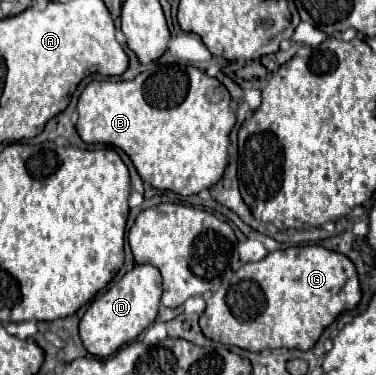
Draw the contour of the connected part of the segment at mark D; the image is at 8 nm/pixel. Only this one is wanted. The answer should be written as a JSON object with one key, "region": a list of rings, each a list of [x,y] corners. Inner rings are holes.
{"region":[[[136,264],[130,272],[124,274],[120,282],[112,284],[84,312],[80,320],[80,338],[84,348],[92,356],[106,358],[114,354],[120,346],[132,342],[148,324],[156,320],[160,308],[160,296],[162,296],[160,272],[150,264],[142,264],[142,266]]]}

